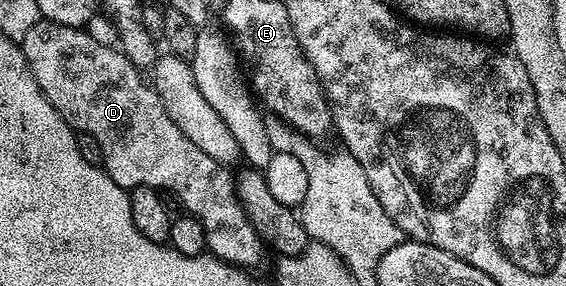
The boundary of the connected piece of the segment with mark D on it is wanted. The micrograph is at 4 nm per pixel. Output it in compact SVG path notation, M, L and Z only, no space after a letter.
M41 20L34 24L22 41L24 58L32 69L38 88L50 100L50 104L60 113L62 120L73 130L81 134L94 136L102 147L104 161L102 169L114 180L114 184L131 192L135 186L154 186L165 191L173 190L180 197L189 215L199 218L206 232L206 247L211 257L220 258L232 266L253 268L260 262L262 243L256 234L254 224L246 216L242 204L236 195L234 174L227 166L210 160L202 148L196 147L187 136L178 129L178 124L166 116L162 100L158 100L156 91L146 81L141 71L115 45L107 46L99 42L87 29L78 26L63 26L57 22Z

